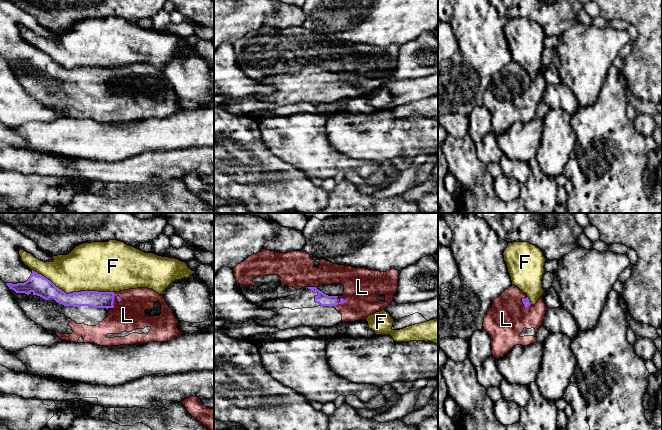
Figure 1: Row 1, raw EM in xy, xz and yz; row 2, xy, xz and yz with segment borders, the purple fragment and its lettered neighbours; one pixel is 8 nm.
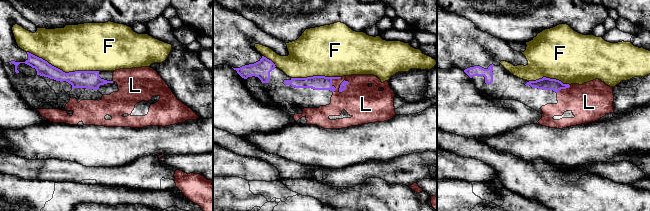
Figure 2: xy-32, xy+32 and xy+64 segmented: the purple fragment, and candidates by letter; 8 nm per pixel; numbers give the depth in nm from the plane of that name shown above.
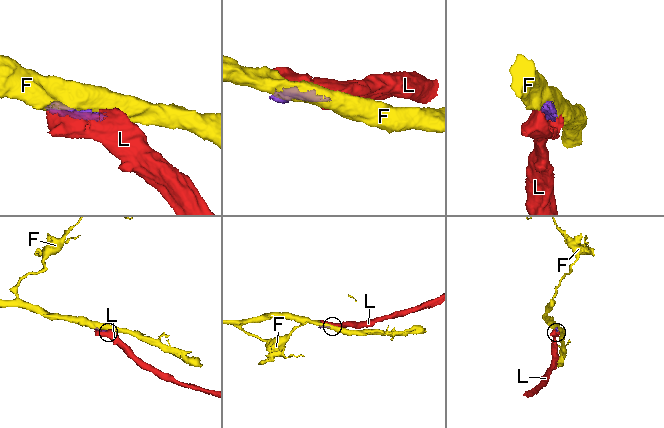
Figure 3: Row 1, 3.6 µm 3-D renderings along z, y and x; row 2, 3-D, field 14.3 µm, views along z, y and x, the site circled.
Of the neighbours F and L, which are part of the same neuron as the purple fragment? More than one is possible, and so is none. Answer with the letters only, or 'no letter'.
L

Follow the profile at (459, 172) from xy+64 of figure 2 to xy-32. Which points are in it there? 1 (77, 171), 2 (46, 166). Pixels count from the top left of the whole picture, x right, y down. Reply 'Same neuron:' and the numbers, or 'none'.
Same neuron: 1, 2

